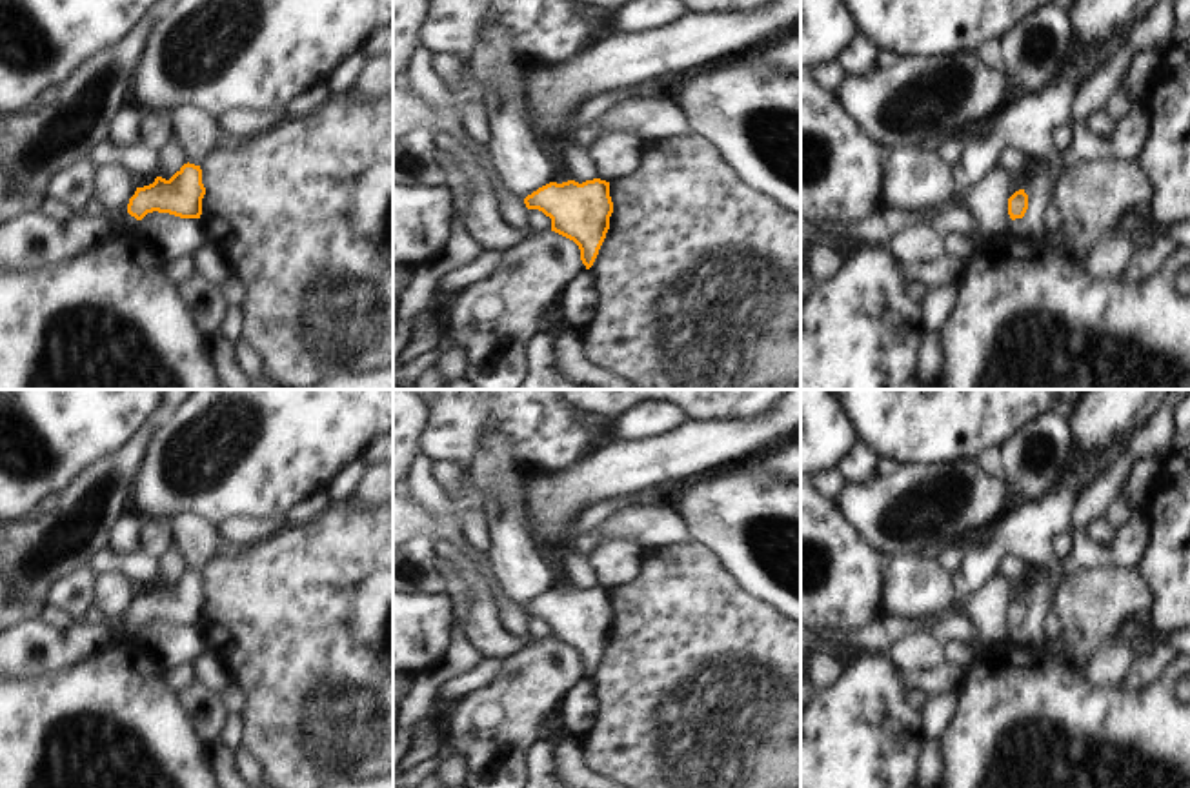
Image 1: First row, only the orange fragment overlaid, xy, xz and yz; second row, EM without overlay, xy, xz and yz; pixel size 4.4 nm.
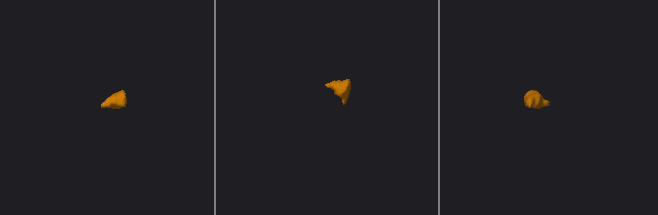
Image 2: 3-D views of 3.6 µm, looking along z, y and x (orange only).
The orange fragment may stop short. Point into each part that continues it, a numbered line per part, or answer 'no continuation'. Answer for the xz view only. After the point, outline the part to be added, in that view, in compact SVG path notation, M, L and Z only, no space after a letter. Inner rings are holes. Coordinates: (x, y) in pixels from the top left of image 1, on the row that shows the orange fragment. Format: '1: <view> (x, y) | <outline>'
no continuation

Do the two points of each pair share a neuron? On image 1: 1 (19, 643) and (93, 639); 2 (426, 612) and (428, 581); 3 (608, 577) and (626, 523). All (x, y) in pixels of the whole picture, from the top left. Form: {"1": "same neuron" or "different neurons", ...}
{"1": "same neuron", "2": "different neurons", "3": "different neurons"}

